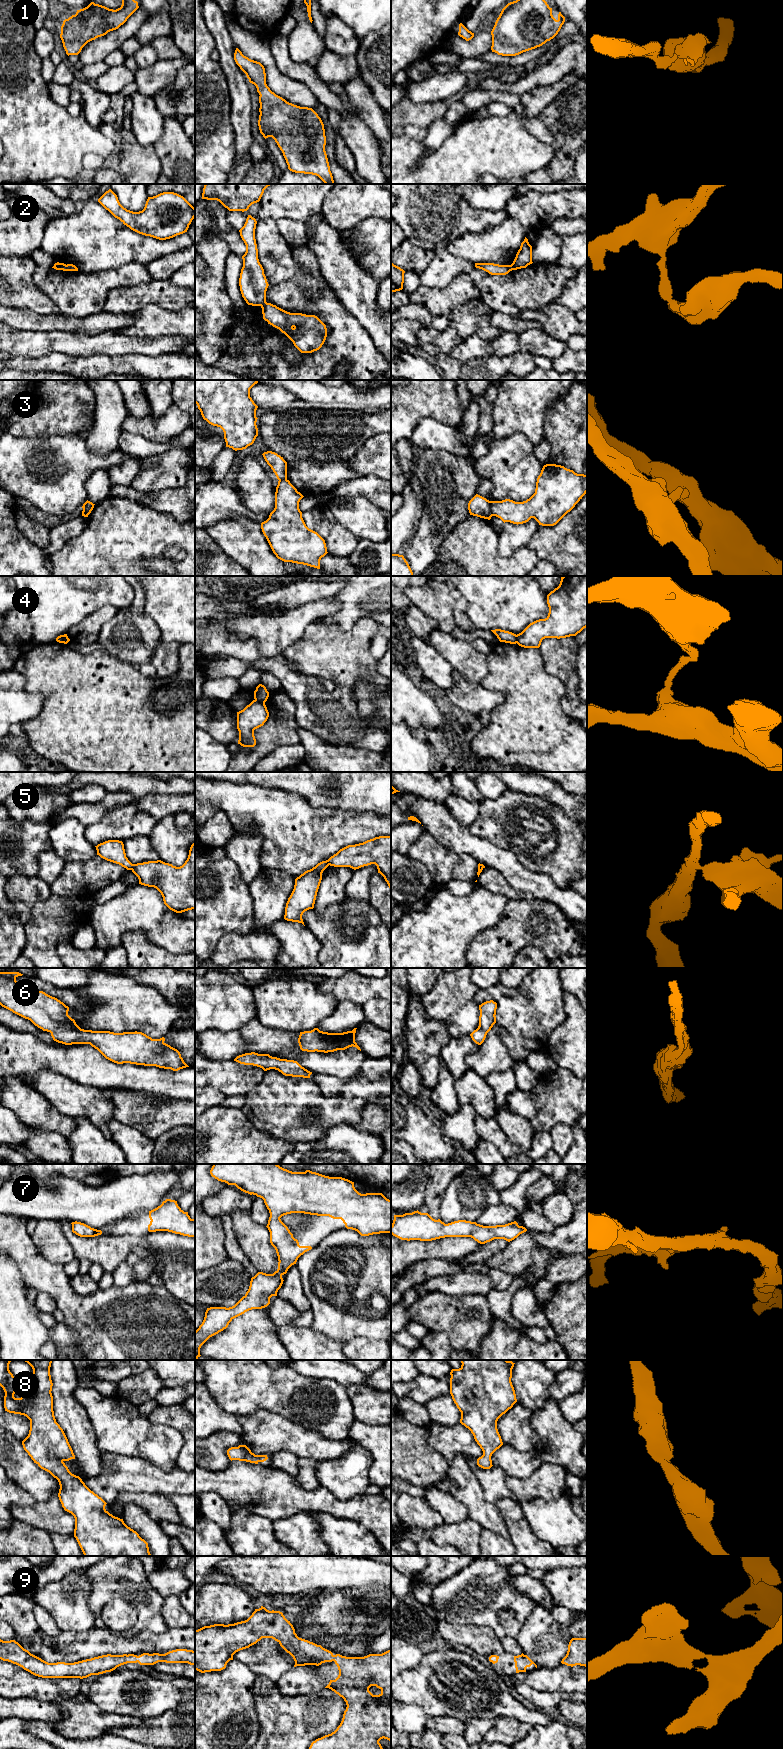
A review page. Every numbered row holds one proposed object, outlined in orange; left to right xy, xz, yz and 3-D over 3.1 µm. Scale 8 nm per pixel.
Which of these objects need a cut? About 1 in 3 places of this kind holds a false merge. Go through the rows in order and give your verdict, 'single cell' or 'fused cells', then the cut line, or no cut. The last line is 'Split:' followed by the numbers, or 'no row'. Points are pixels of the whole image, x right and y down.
1: single cell; cut none
2: fused cells; cut xy (66, 265), (68, 270)
3: fused cells; cut yz (489, 501), (492, 515)
4: fused cells; cut xz (255, 699), (264, 702)
5: fused cells; cut xy (133, 864), (130, 869)
6: single cell; cut none
7: single cell; cut none
8: single cell; cut none
9: single cell; cut none
Split: 2, 3, 4, 5

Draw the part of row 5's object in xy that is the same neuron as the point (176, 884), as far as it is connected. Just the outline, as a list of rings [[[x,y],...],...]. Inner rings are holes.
[[[195,842],[191,845],[185,863],[176,867],[161,860],[133,864],[132,872],[138,877],[139,884],[154,887],[162,895],[164,904],[176,913],[195,909]]]

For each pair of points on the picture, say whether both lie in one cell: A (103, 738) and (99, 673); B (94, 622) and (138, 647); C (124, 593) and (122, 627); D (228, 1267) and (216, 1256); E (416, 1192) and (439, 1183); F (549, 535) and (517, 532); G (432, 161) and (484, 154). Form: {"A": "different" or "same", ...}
{"A": "same", "B": "different", "C": "different", "D": "different", "E": "different", "F": "different", "G": "same"}

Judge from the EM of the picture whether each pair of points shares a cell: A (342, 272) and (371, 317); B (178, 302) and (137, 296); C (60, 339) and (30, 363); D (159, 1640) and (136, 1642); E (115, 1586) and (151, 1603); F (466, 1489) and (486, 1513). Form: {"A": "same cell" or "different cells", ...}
{"A": "same cell", "B": "same cell", "C": "different cells", "D": "same cell", "E": "same cell", "F": "same cell"}

